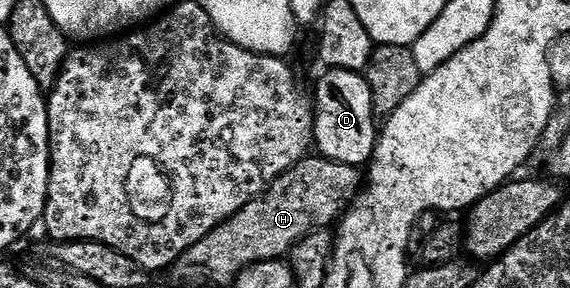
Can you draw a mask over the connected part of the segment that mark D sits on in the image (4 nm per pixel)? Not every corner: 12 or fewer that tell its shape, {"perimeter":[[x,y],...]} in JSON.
{"perimeter":[[330,68],[315,89],[316,152],[368,166],[379,132],[371,87]]}

